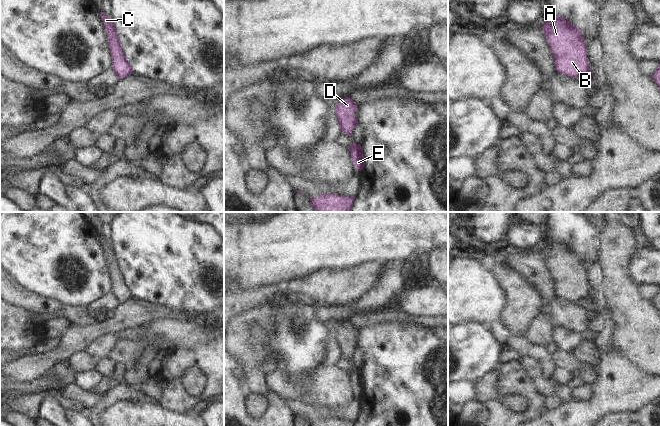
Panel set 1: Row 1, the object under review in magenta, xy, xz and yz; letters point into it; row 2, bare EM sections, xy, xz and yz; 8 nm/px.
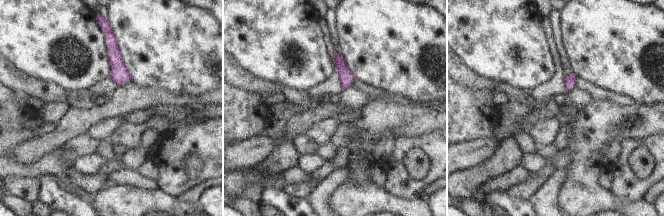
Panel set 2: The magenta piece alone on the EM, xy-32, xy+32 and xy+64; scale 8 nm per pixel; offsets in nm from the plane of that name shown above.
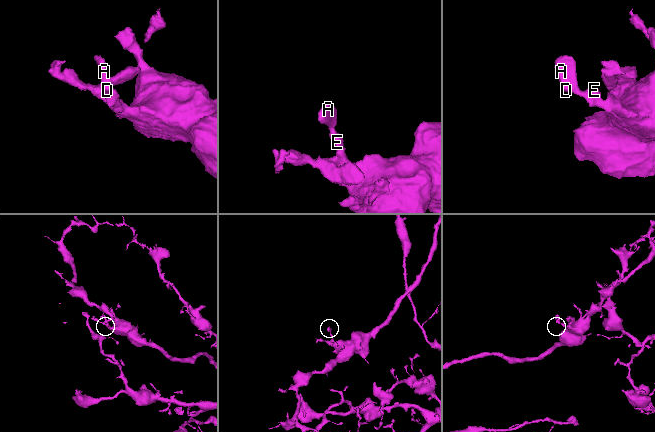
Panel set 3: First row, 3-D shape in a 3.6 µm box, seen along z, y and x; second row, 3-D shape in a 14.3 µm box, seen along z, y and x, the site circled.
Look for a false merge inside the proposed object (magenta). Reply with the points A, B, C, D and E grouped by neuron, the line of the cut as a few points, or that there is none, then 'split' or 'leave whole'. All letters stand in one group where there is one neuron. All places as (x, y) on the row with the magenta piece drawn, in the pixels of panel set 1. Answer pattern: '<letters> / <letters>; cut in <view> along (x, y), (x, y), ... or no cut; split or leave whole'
A B C D E; no cut; leave whole

